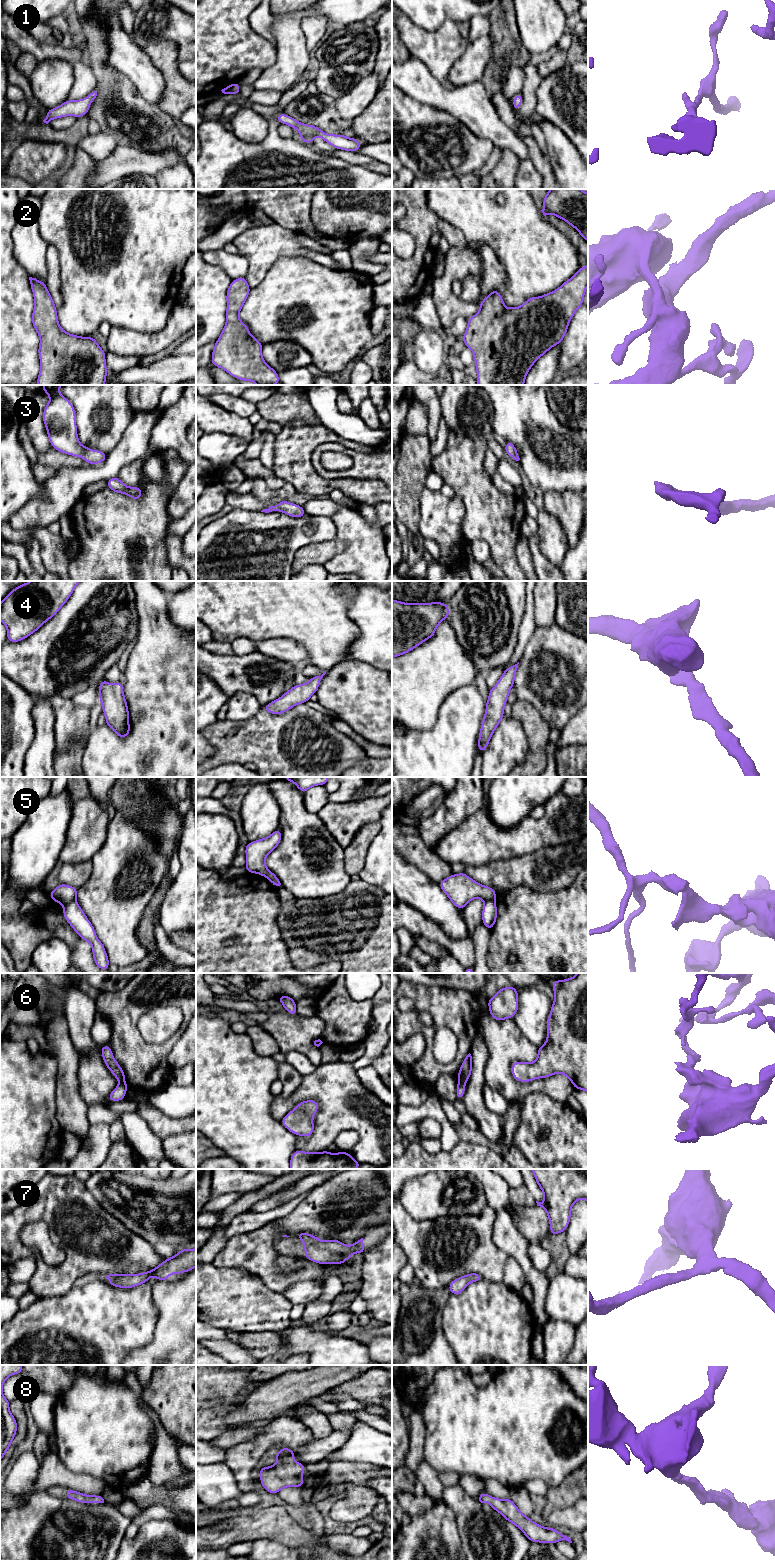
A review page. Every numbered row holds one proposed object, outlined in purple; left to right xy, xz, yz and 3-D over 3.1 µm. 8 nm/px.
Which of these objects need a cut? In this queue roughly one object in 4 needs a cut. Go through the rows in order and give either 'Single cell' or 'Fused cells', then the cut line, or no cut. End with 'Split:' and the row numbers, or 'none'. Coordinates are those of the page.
1: Single cell. No split
2: Single cell. No split
3: Single cell. No split
4: Single cell. No split
5: Fused cells. Split along xy (75, 898), (64, 906)
6: Fused cells. Split along yz (458, 1082), (464, 1084)
7: Single cell. No split
8: Single cell. No split
Split: 5, 6

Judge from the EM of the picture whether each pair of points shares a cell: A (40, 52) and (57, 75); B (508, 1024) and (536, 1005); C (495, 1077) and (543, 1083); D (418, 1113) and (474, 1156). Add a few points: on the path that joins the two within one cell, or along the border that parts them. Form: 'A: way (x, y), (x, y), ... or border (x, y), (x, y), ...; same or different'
A: border (69, 61), (44, 59), (38, 62); different
B: border (512, 1018), (519, 1031), (527, 1039); different
C: way (507, 1085), (509, 1087), (531, 1087); same
D: border (459, 1140), (449, 1151), (442, 1151); different

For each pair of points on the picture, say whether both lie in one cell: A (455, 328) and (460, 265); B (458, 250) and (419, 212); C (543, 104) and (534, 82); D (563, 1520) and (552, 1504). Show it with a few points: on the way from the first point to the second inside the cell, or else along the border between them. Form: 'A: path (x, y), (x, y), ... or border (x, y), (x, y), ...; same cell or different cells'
A: border (467, 317), (458, 317), (444, 329); different cells
B: border (438, 219), (438, 229), (441, 236); different cells
C: border (543, 78), (536, 92), (534, 111); different cells
D: border (577, 1500), (570, 1505), (553, 1509), (545, 1517); different cells

